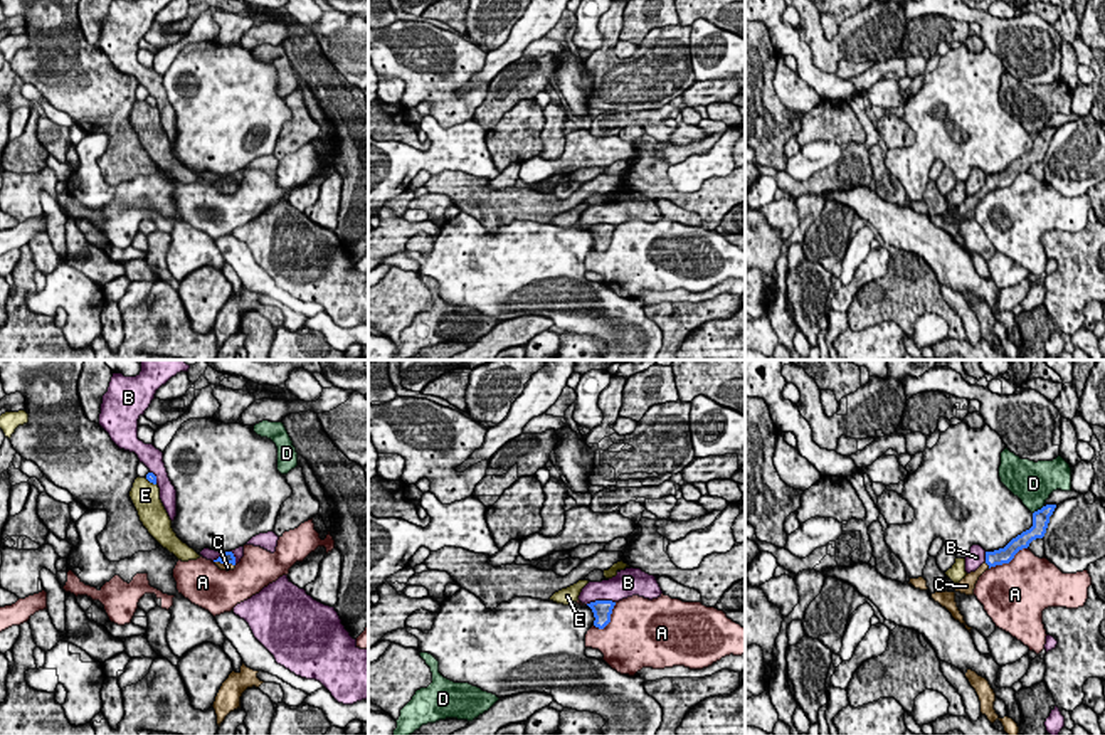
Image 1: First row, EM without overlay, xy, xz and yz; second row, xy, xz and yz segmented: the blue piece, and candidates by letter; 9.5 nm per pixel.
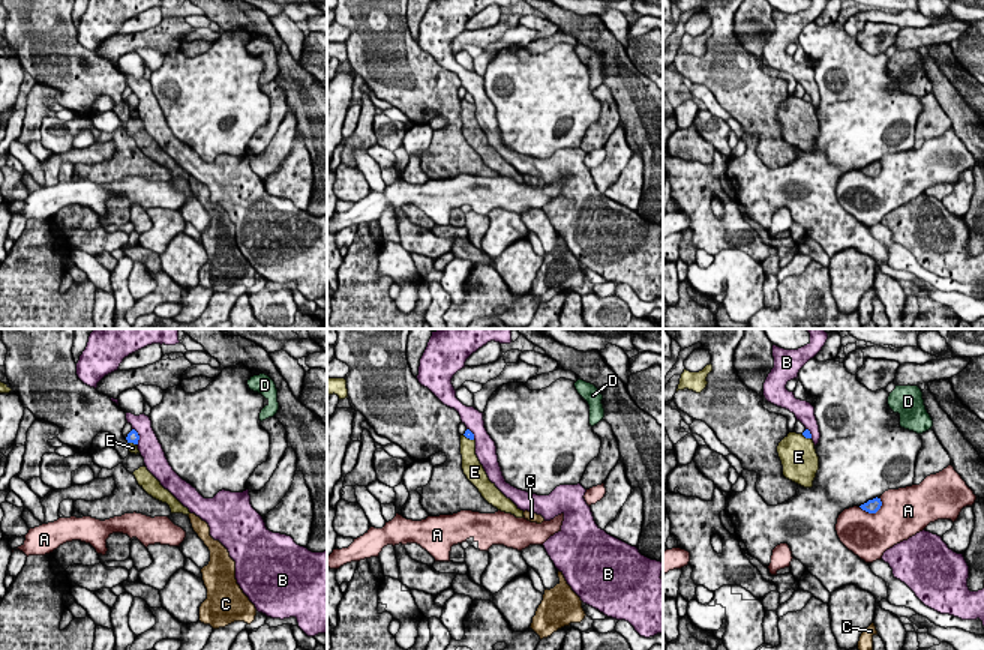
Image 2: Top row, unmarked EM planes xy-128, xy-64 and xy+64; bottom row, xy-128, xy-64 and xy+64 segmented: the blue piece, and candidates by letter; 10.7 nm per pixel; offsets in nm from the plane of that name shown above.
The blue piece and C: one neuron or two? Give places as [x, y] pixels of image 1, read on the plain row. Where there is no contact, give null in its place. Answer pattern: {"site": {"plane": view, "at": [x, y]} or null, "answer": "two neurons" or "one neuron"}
{"site": {"plane": "yz", "at": [988, 187]}, "answer": "one neuron"}

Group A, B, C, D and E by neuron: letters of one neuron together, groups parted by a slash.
A / B / C / D / E

